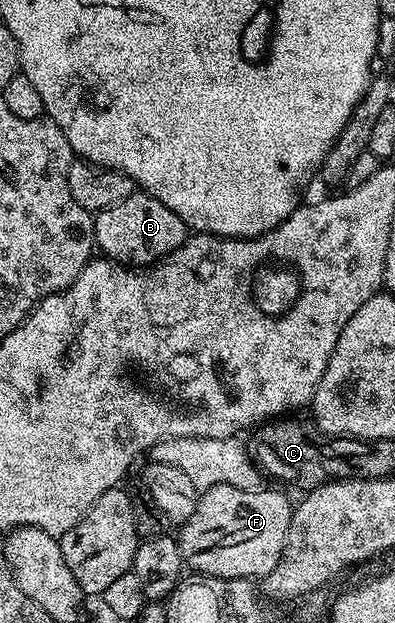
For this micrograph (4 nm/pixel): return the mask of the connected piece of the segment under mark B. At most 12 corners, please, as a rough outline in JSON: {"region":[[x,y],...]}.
{"region":[[136,192],[94,215],[95,246],[150,266],[189,237],[177,212]]}

